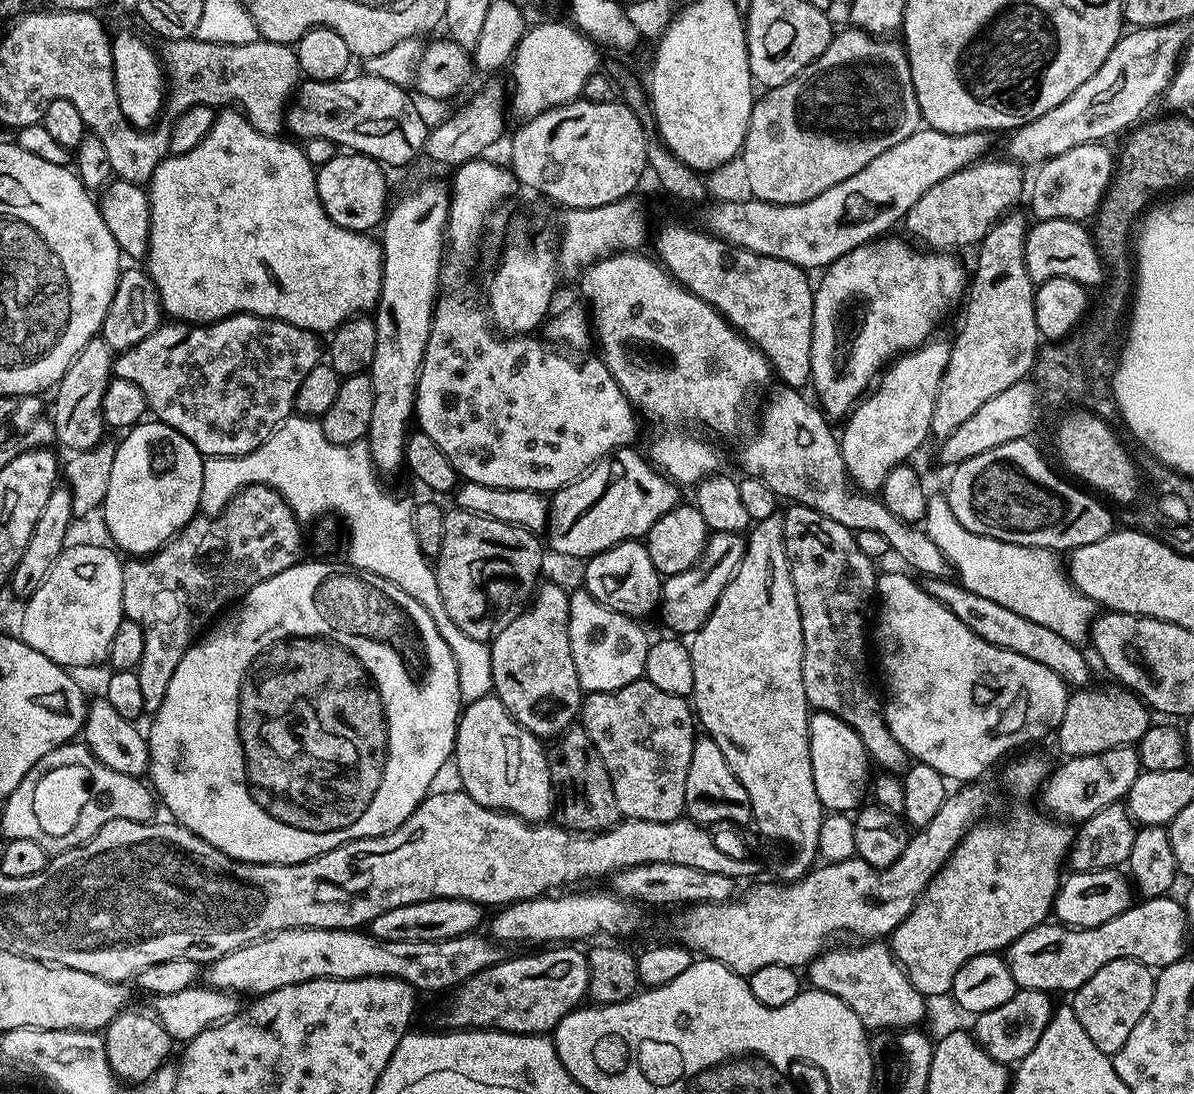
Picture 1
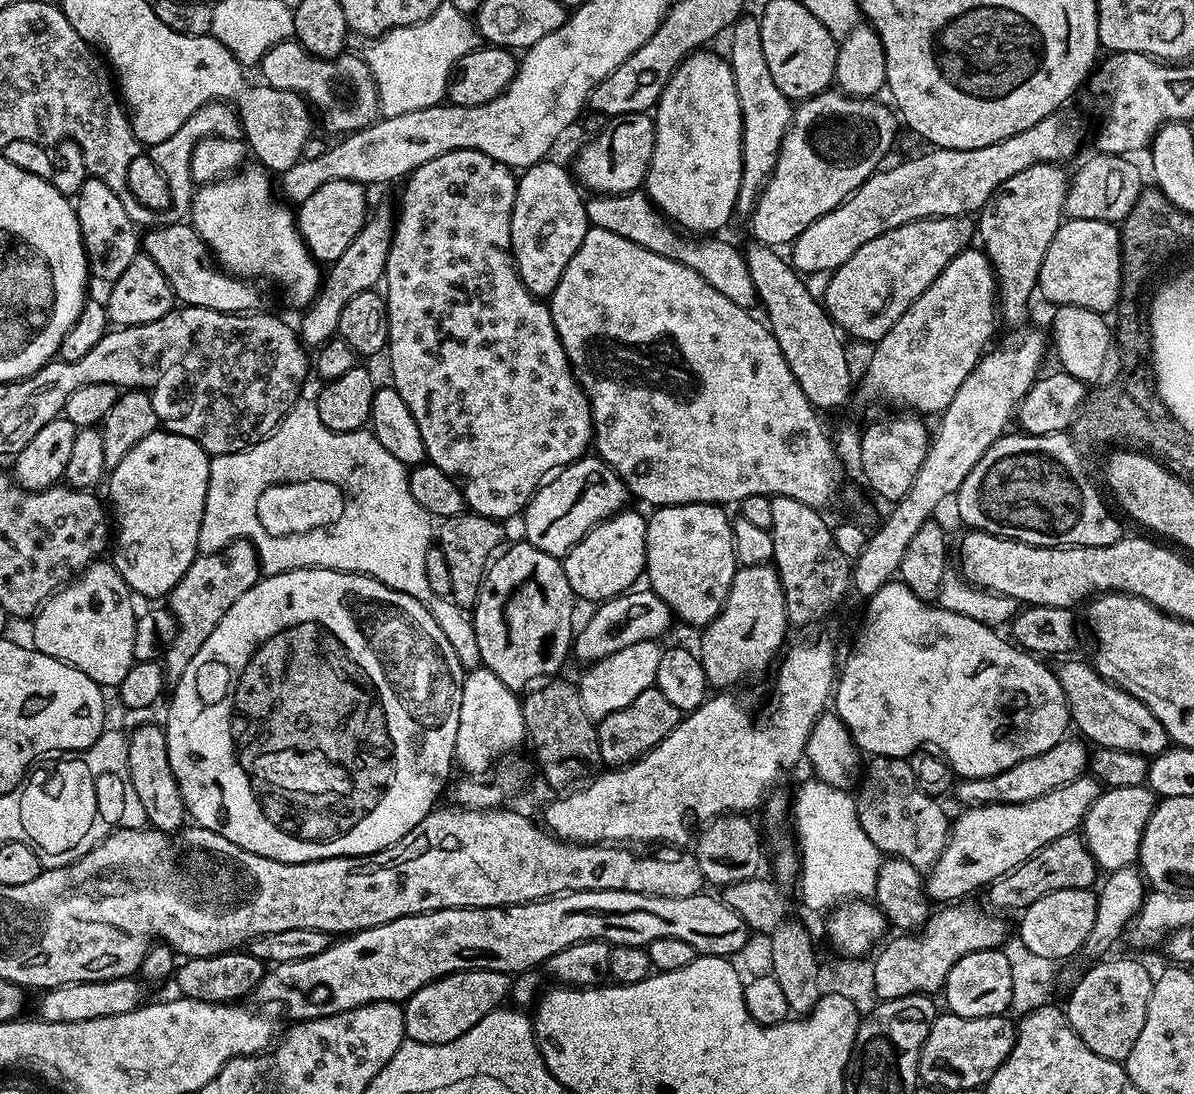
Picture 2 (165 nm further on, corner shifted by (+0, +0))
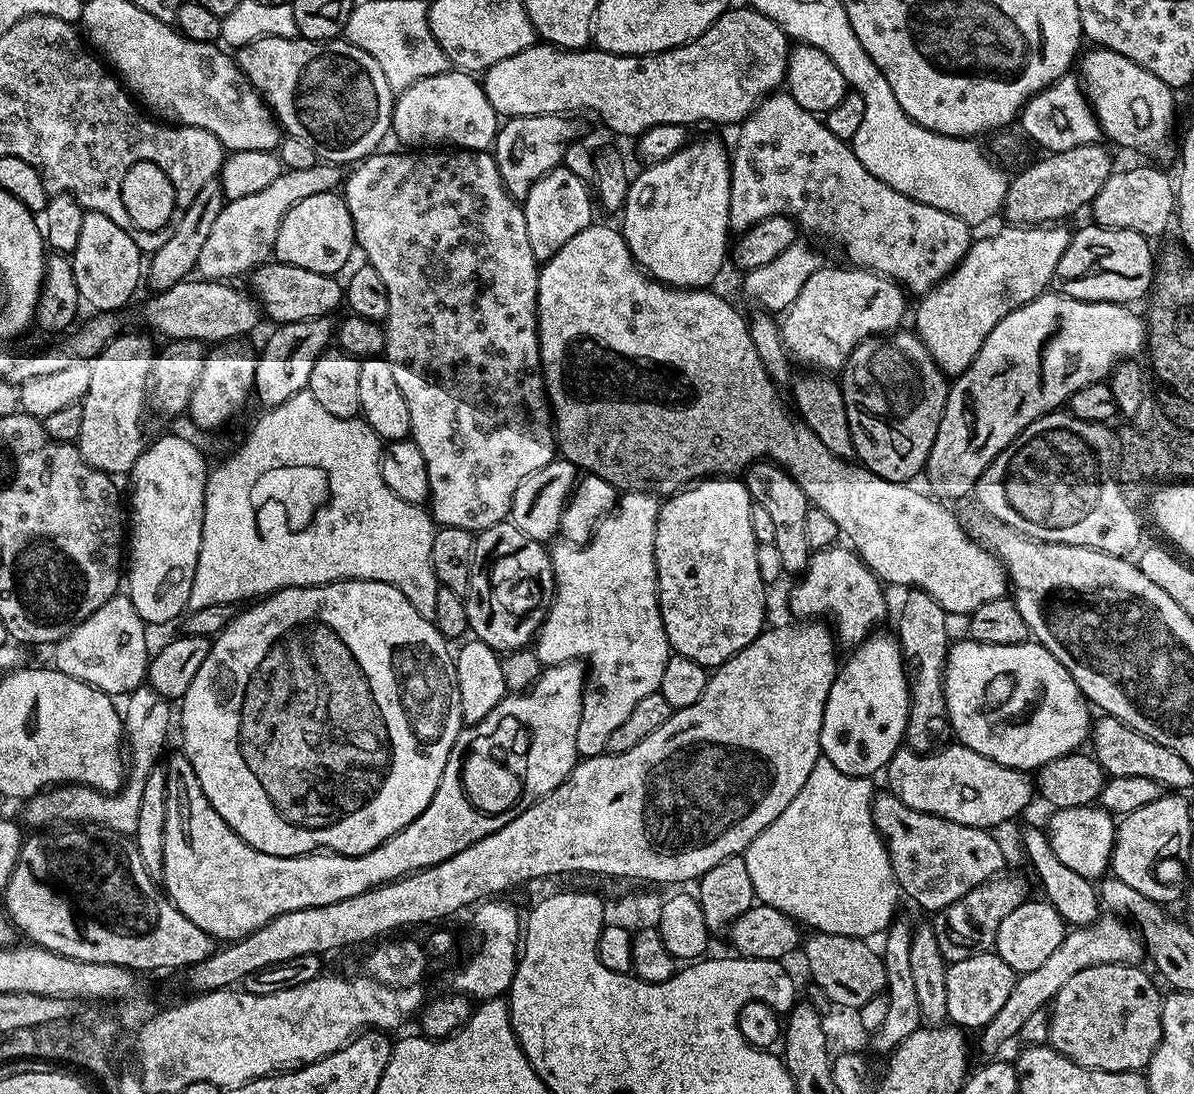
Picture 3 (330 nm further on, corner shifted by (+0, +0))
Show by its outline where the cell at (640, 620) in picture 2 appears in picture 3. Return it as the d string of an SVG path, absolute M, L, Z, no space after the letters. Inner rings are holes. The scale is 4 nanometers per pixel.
M571 660L565 664L549 664L541 671L539 679L532 684L528 691L505 695L504 700L498 702L498 706L494 706L494 710L490 710L490 714L486 714L486 718L482 718L476 724L461 727L458 738L450 750L450 758L446 758L446 770L442 770L438 790L434 790L434 798L430 798L430 806L426 810L422 810L422 814L418 818L414 818L414 822L410 822L405 828L398 830L398 834L394 834L389 840L382 842L374 850L370 850L361 856L344 856L340 852L329 852L327 850L321 850L306 856L275 856L274 854L262 854L258 850L254 850L245 840L238 838L238 834L234 834L234 830L230 830L230 826L222 818L222 814L218 814L218 810L214 810L214 806L210 806L210 798L206 798L206 794L202 794L202 782L198 782L198 774L194 774L194 766L190 766L190 762L184 756L183 751L176 750L172 757L170 757L171 755L167 757L167 760L169 759L168 764L166 763L164 768L166 816L165 856L162 875L163 891L168 899L172 901L172 905L186 918L190 918L190 922L194 922L194 926L206 930L206 934L213 936L217 942L231 942L250 935L254 930L266 926L266 922L270 922L287 912L317 908L318 906L330 906L334 902L349 900L366 890L379 888L382 884L391 884L394 880L400 880L403 876L410 876L413 872L420 871L421 868L429 868L454 854L458 854L462 850L466 850L466 846L478 842L478 838L486 838L486 834L494 834L494 830L502 830L502 826L506 826L506 822L518 818L518 814L522 814L522 810L526 810L531 804L538 802L546 794L553 792L571 774L572 769L576 767L578 763L578 753L576 751L578 746L578 722L582 718L585 679L586 668L579 660Z

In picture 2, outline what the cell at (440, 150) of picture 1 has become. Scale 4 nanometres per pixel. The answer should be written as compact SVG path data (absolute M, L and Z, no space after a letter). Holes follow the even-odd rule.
M384 204L373 211L364 221L364 227L358 230L354 242L342 250L336 260L327 265L322 276L320 291L315 299L303 309L304 316L298 323L298 335L305 348L315 350L326 341L333 339L338 333L338 318L342 318L342 310L350 303L350 298L363 292L373 291L383 281L386 270L386 258L392 245L392 229L394 227L394 208Z

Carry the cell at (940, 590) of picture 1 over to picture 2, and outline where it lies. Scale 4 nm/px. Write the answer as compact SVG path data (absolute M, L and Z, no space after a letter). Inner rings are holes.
M1068 660L1058 668L1056 677L1068 703L1071 723L1089 745L1141 752L1149 758L1159 756L1170 747L1162 722L1158 722L1158 718L1154 718L1154 714L1150 714L1150 710L1138 698L1126 694L1126 690L1098 675L1091 663Z

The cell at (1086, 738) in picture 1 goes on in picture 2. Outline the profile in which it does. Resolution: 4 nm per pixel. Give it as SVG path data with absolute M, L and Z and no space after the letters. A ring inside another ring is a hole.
M1065 738L1060 740L1054 746L1050 746L1050 750L1046 750L1037 756L1032 756L1028 760L1022 760L1009 768L1001 768L1000 772L993 776L976 776L972 780L961 779L955 785L954 796L957 796L962 802L961 805L964 806L975 806L977 804L1017 804L1018 802L1030 802L1034 798L1042 798L1042 794L1050 794L1050 790L1054 790L1058 786L1066 786L1089 771L1089 745L1083 739L1075 739Z

